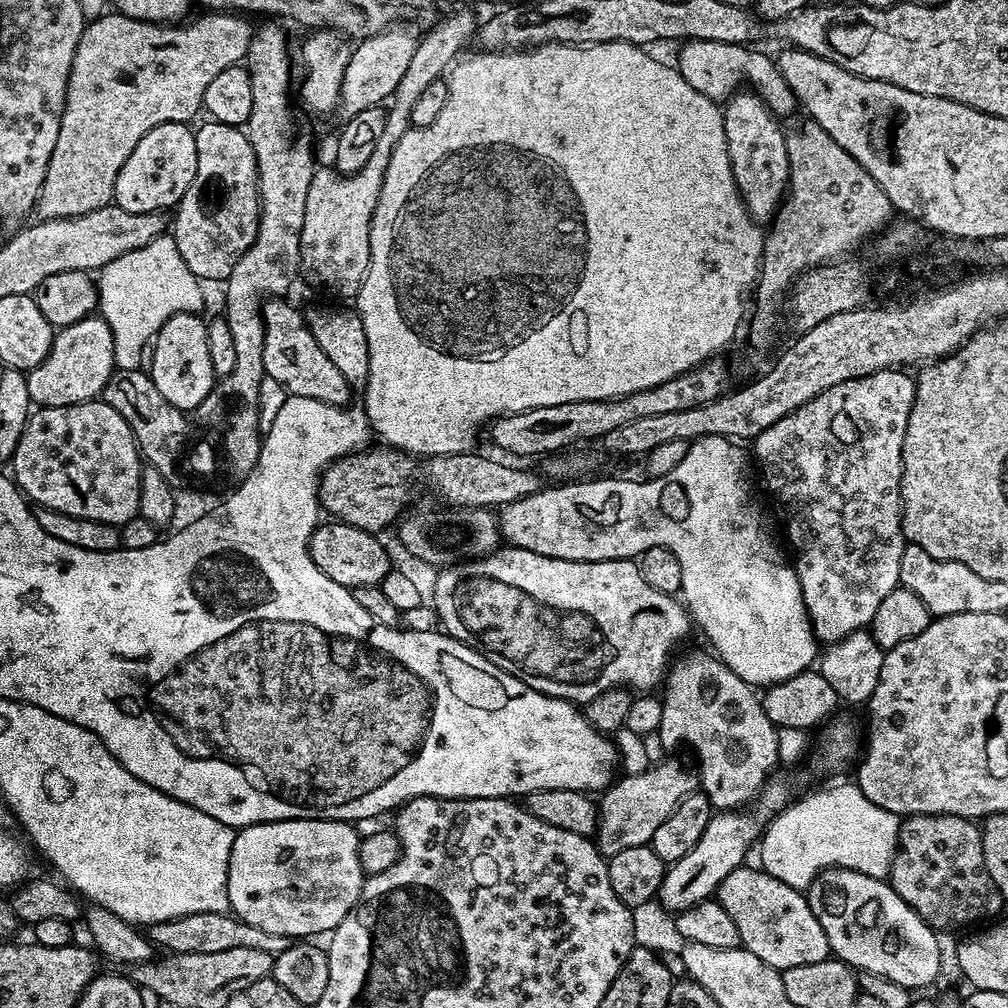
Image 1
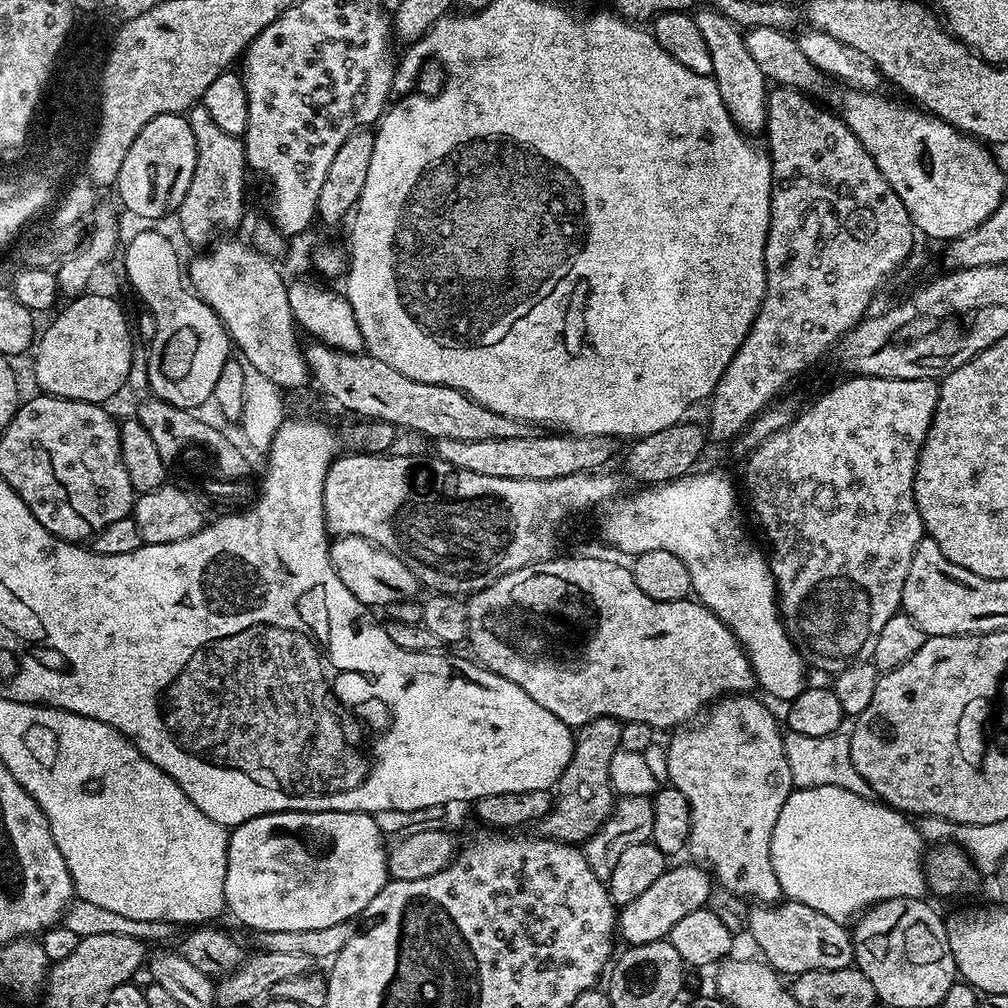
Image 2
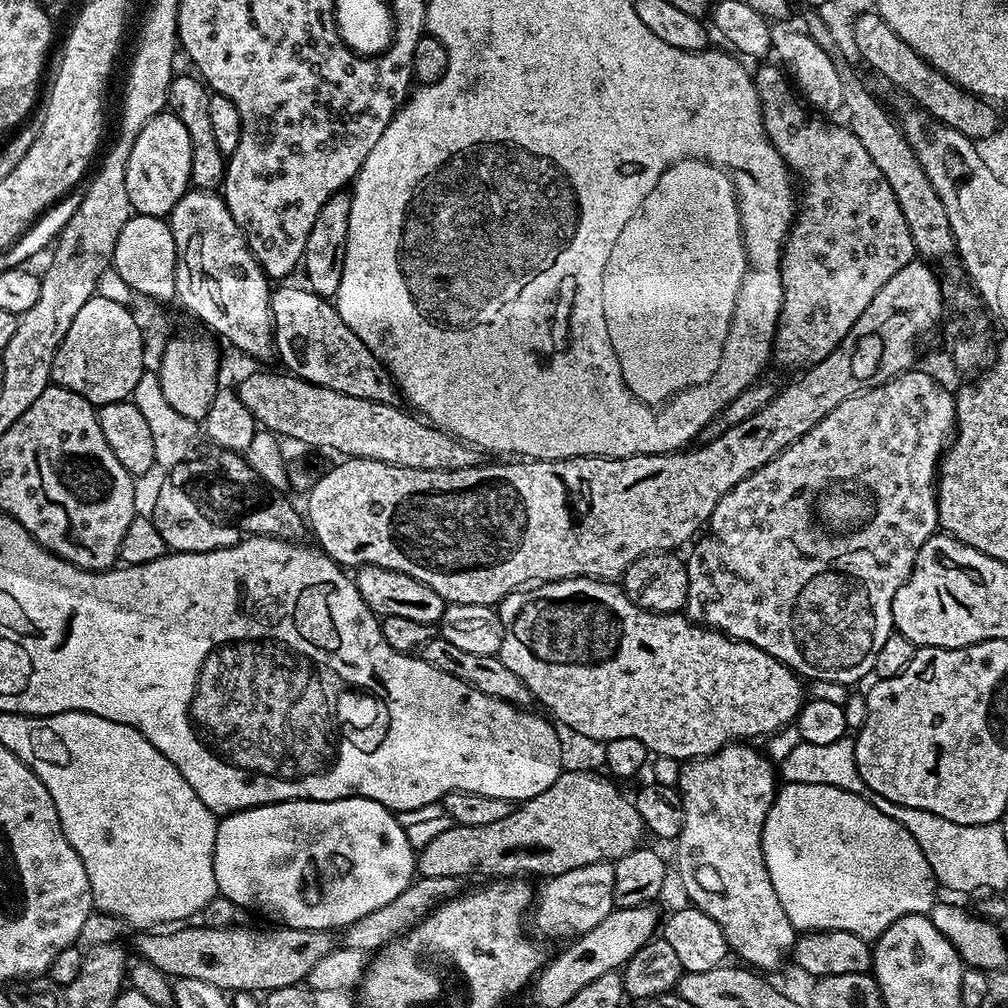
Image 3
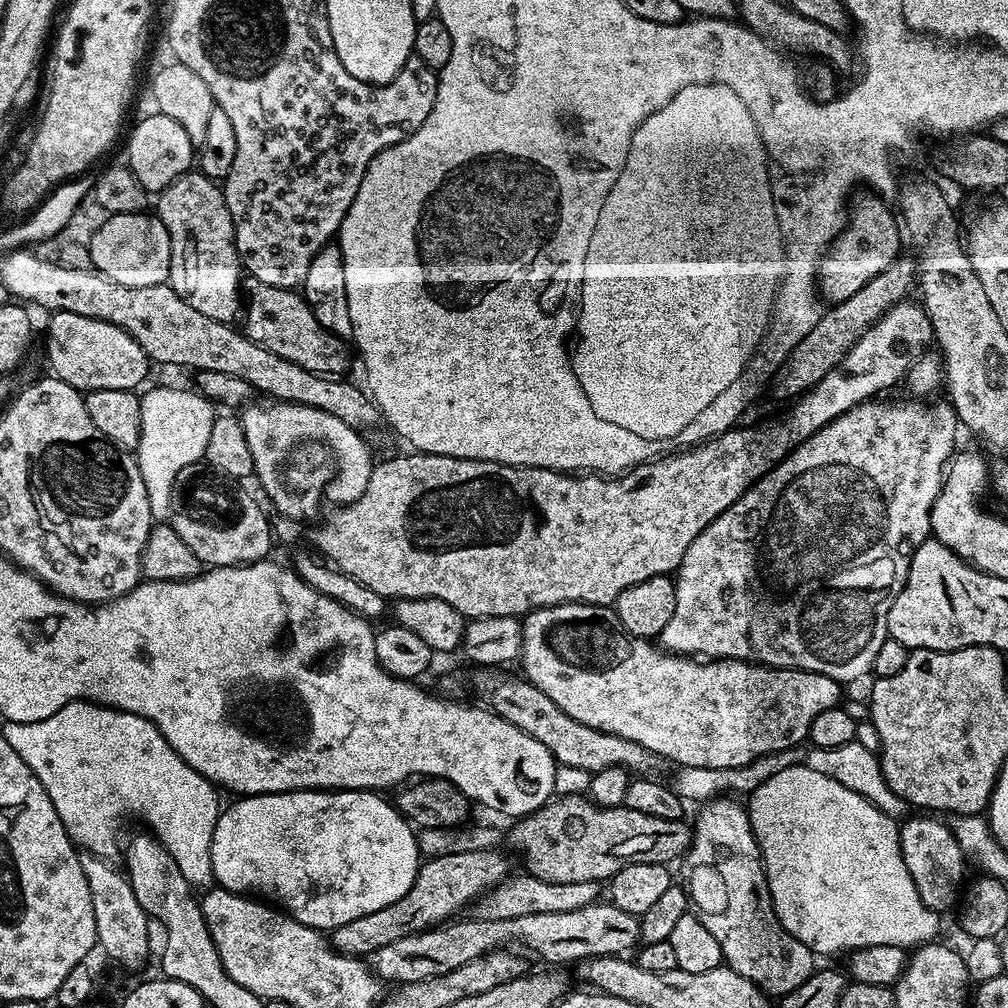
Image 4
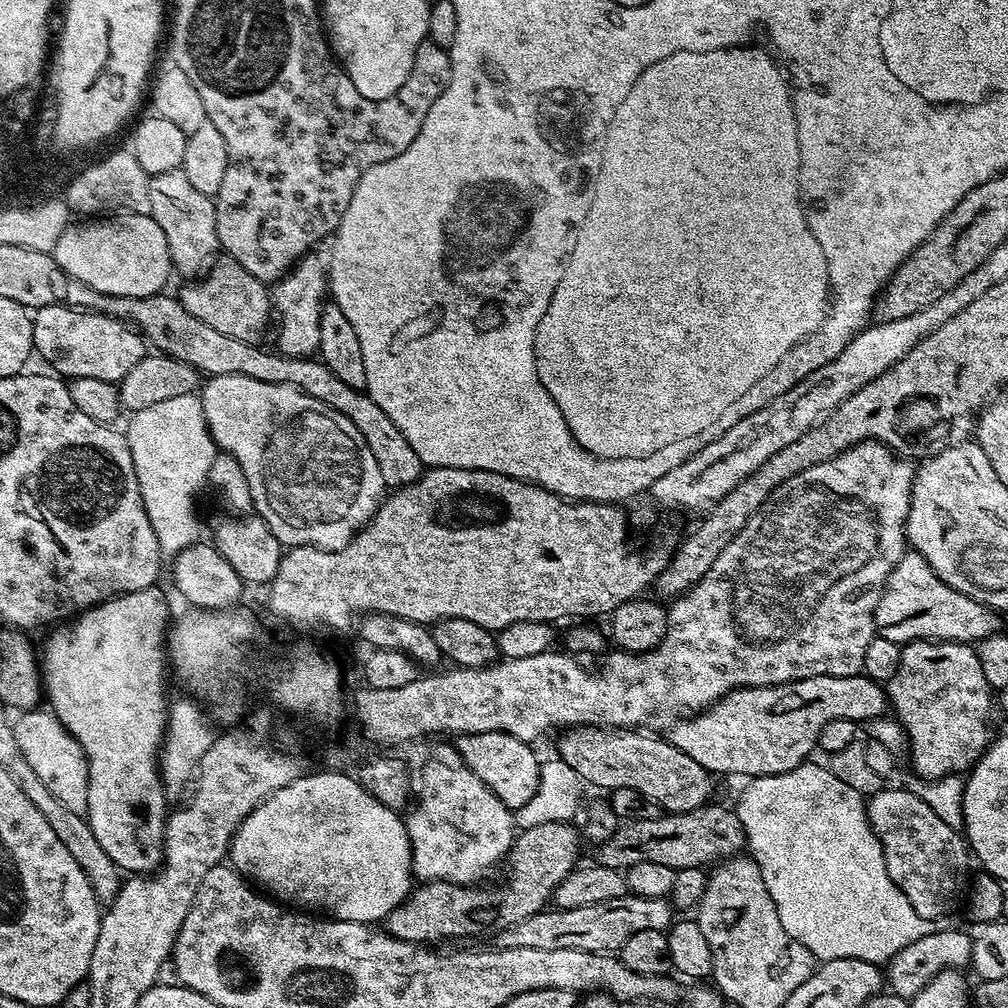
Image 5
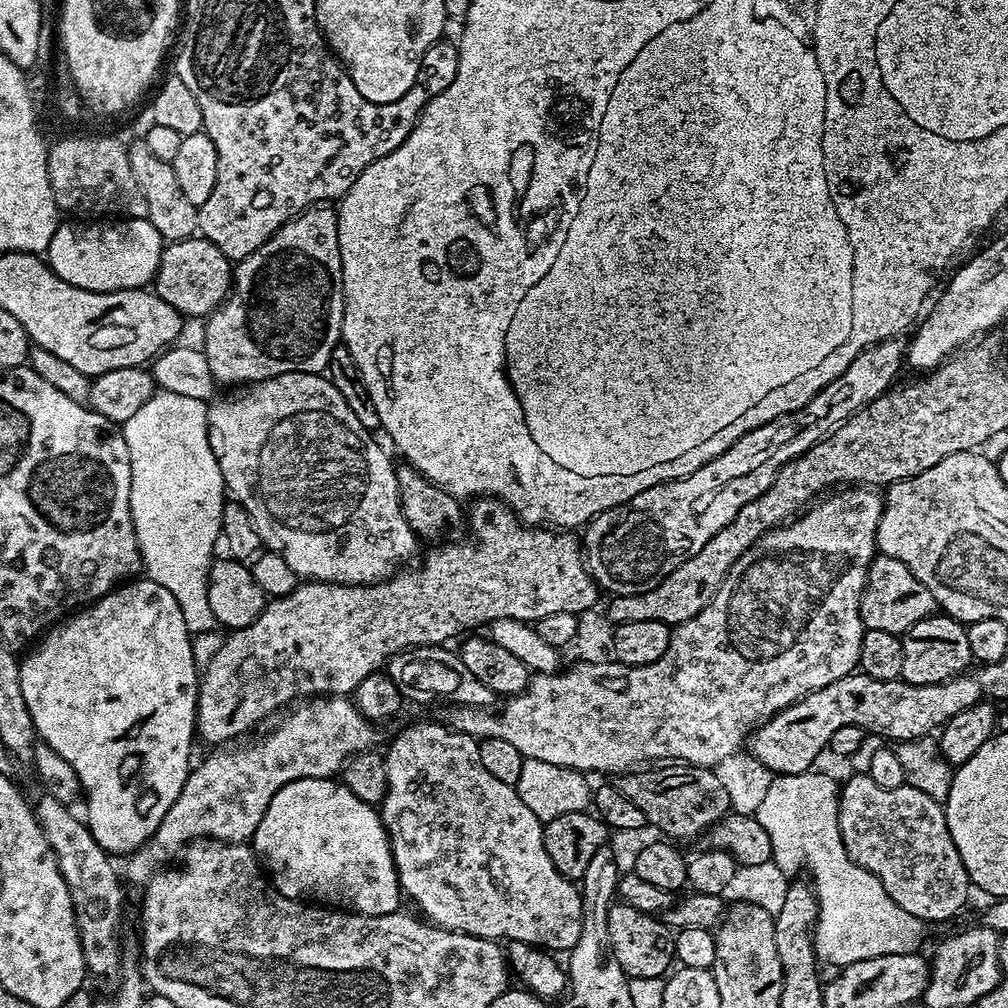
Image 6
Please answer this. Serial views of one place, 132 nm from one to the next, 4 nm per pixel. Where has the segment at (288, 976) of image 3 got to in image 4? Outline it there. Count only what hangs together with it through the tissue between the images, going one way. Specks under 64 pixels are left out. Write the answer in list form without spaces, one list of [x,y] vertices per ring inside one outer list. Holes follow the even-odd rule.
[[[469,847],[468,852],[448,852],[445,856],[436,856],[433,860],[425,859],[416,871],[414,882],[398,902],[374,910],[374,914],[362,914],[346,926],[331,929],[330,943],[337,952],[357,958],[371,957],[372,953],[382,950],[398,938],[406,938],[415,932],[425,932],[438,924],[445,923],[469,907],[489,888],[499,884],[509,875],[508,860],[497,850]]]

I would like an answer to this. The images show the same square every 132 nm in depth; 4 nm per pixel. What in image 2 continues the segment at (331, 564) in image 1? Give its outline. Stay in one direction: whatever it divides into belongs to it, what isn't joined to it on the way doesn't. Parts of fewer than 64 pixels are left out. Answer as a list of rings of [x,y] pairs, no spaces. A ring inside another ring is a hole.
[[[337,536],[327,545],[326,550],[330,554],[332,572],[338,574],[341,588],[345,588],[358,604],[387,606],[403,600],[416,600],[418,596],[416,591],[421,591],[420,581],[410,570],[410,566],[406,566],[406,562],[398,562],[398,558],[394,558],[394,554],[390,554],[385,548],[379,548],[377,544],[366,538],[361,536]]]

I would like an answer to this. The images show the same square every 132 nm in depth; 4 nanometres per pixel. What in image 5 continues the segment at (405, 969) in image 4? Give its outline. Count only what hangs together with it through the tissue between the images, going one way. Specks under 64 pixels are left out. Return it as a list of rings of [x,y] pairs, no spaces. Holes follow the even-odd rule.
[[[629,894],[622,898],[610,898],[610,902],[594,902],[594,906],[578,906],[574,910],[545,910],[503,928],[496,933],[494,944],[498,948],[526,946],[529,950],[586,950],[616,954],[626,941],[641,930],[667,933],[674,923],[672,907],[673,901],[668,898],[642,898]]]

